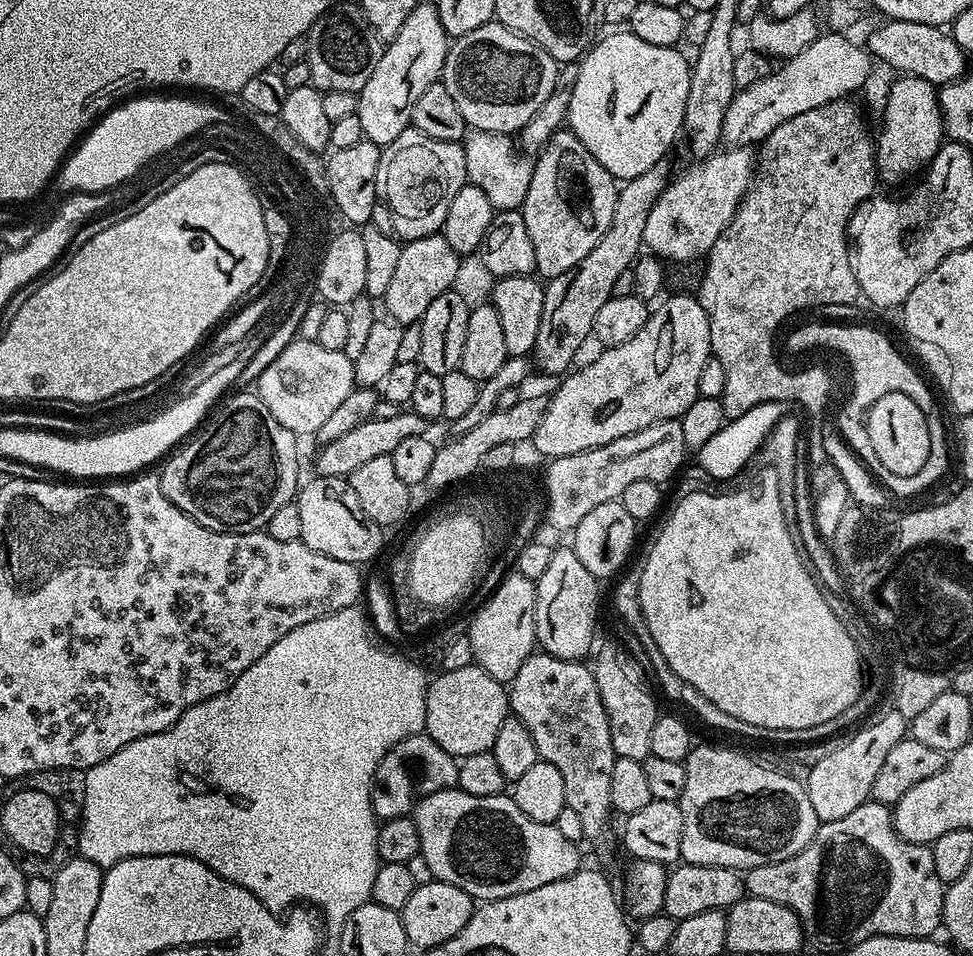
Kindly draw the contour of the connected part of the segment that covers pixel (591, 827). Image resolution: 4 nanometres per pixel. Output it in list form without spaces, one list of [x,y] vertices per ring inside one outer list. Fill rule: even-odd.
[[[543,650],[533,651],[526,662],[522,662],[522,670],[518,670],[518,674],[512,679],[508,703],[511,715],[520,720],[526,730],[530,730],[537,757],[550,762],[550,766],[554,766],[558,774],[562,774],[562,782],[566,786],[566,807],[577,812],[582,822],[584,840],[592,843],[592,848],[598,855],[610,855],[612,834],[608,830],[608,823],[614,819],[610,802],[610,770],[614,770],[617,755],[610,742],[610,722],[606,718],[606,706],[602,706],[602,696],[598,694],[598,682],[591,667],[579,660],[554,658]]]

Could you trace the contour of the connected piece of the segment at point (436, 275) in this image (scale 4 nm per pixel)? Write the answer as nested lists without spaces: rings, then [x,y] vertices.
[[[443,234],[407,241],[398,254],[394,279],[382,297],[382,308],[384,304],[388,311],[385,313],[401,326],[417,323],[426,314],[430,302],[451,289],[460,261],[460,257],[446,242]]]

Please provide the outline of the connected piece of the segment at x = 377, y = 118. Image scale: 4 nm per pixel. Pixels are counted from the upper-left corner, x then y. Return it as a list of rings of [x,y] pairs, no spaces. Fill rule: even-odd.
[[[420,2],[414,6],[414,10],[407,15],[406,22],[403,23],[397,36],[386,44],[382,58],[378,66],[374,66],[374,74],[366,81],[366,86],[362,86],[356,98],[356,117],[358,122],[362,122],[364,139],[378,145],[389,144],[398,138],[412,123],[411,115],[414,106],[418,103],[418,98],[425,94],[430,85],[441,79],[444,71],[444,59],[450,47],[450,37],[448,31],[442,26],[442,18],[438,14],[435,3]]]

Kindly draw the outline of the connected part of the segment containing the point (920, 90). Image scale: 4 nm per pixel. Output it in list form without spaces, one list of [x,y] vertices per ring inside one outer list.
[[[901,75],[900,80],[892,84],[892,89],[888,92],[888,97],[884,100],[884,121],[880,124],[880,140],[875,145],[876,171],[879,179],[888,184],[900,184],[903,180],[908,180],[916,171],[923,169],[934,157],[936,151],[940,149],[942,141],[945,139],[944,115],[940,112],[940,98],[937,85],[926,82],[920,76]]]

